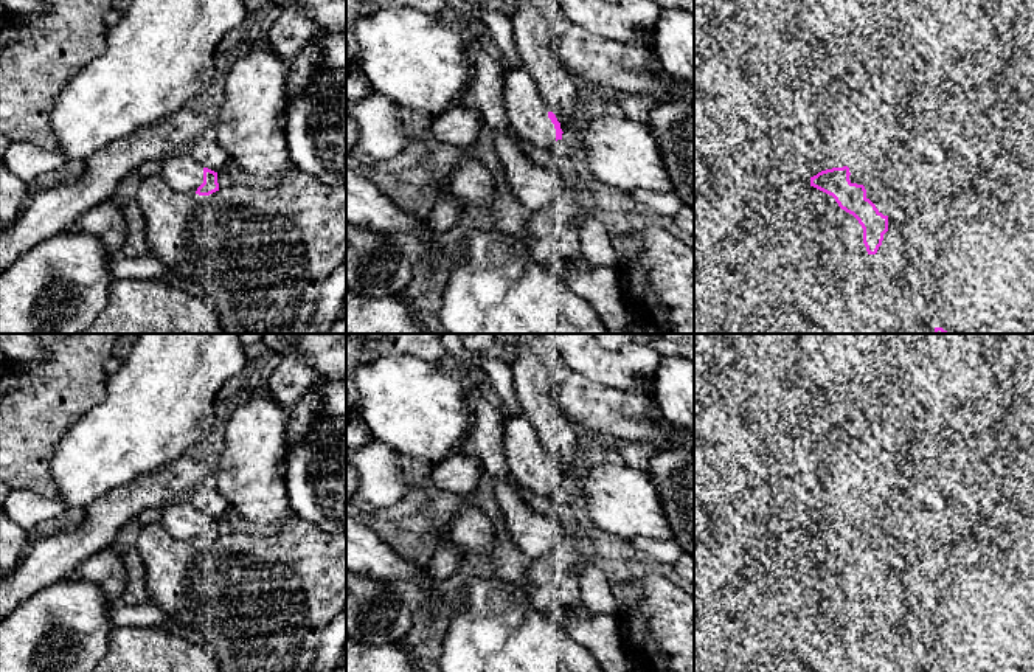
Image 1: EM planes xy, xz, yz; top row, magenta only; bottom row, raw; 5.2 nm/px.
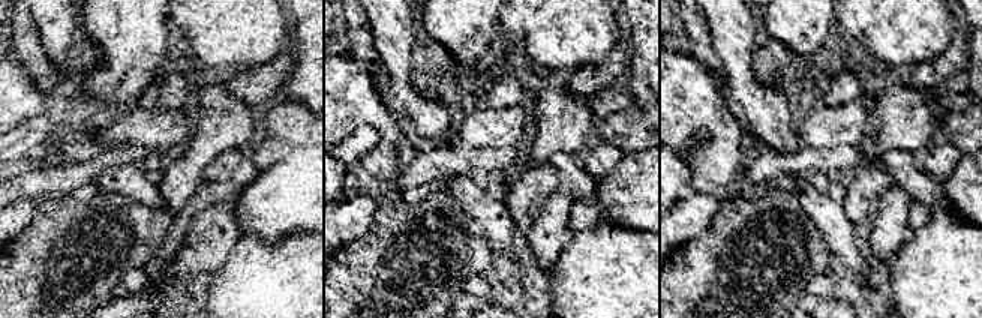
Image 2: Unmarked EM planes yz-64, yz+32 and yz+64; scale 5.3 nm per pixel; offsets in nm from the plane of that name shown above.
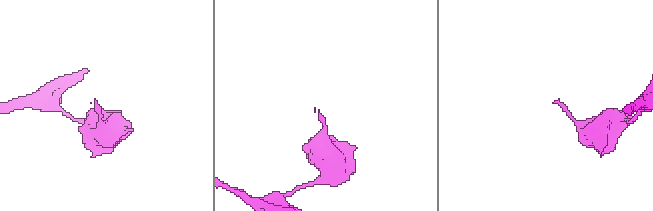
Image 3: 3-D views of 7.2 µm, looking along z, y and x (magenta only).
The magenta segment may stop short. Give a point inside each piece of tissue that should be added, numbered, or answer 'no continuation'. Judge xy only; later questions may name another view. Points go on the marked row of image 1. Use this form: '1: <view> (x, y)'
1: xy (182, 173)

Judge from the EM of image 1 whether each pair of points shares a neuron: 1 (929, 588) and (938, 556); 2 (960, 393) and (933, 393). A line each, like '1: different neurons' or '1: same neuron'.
1: same neuron
2: same neuron

